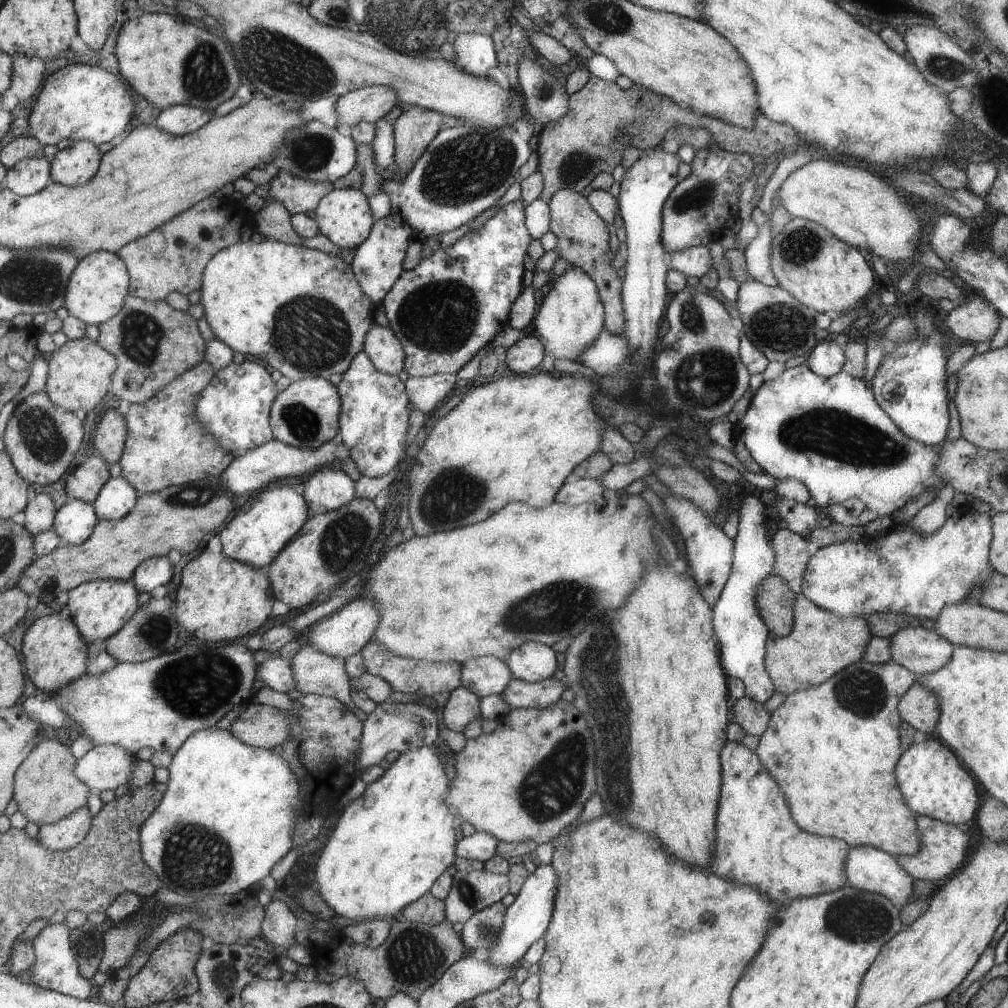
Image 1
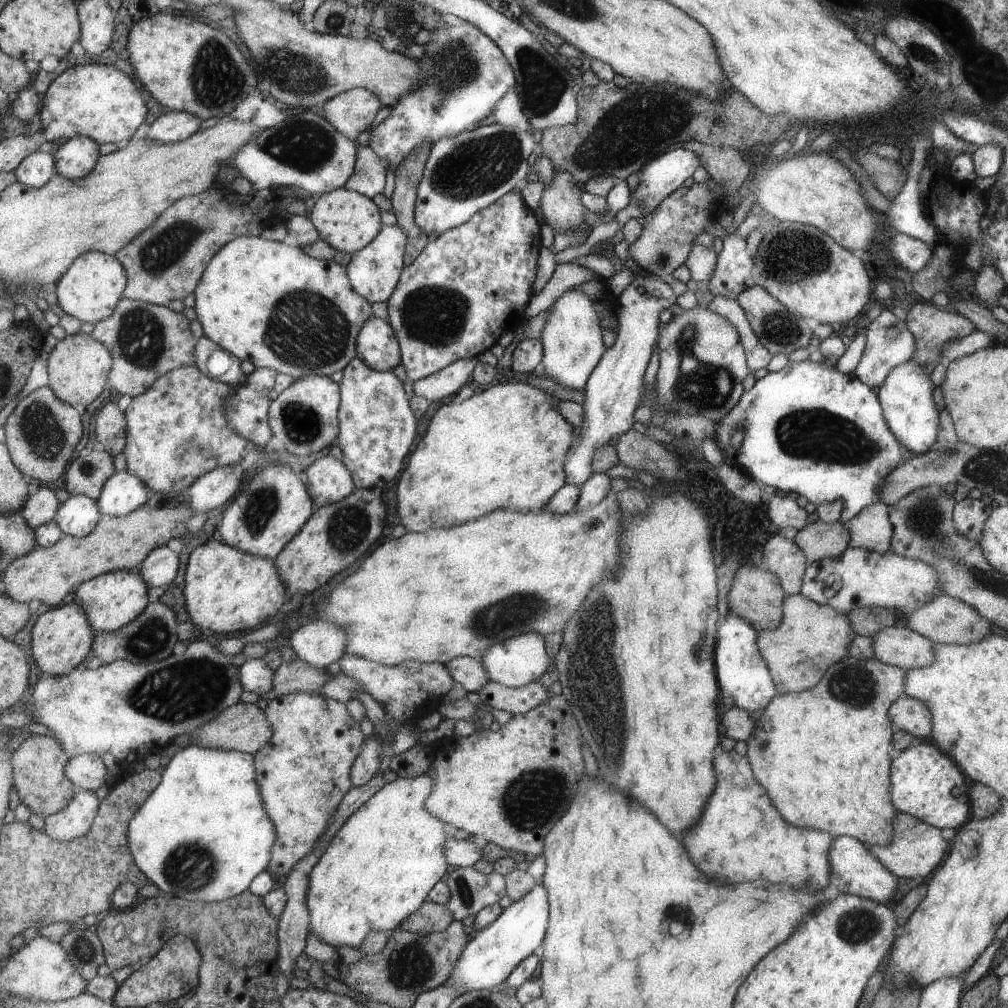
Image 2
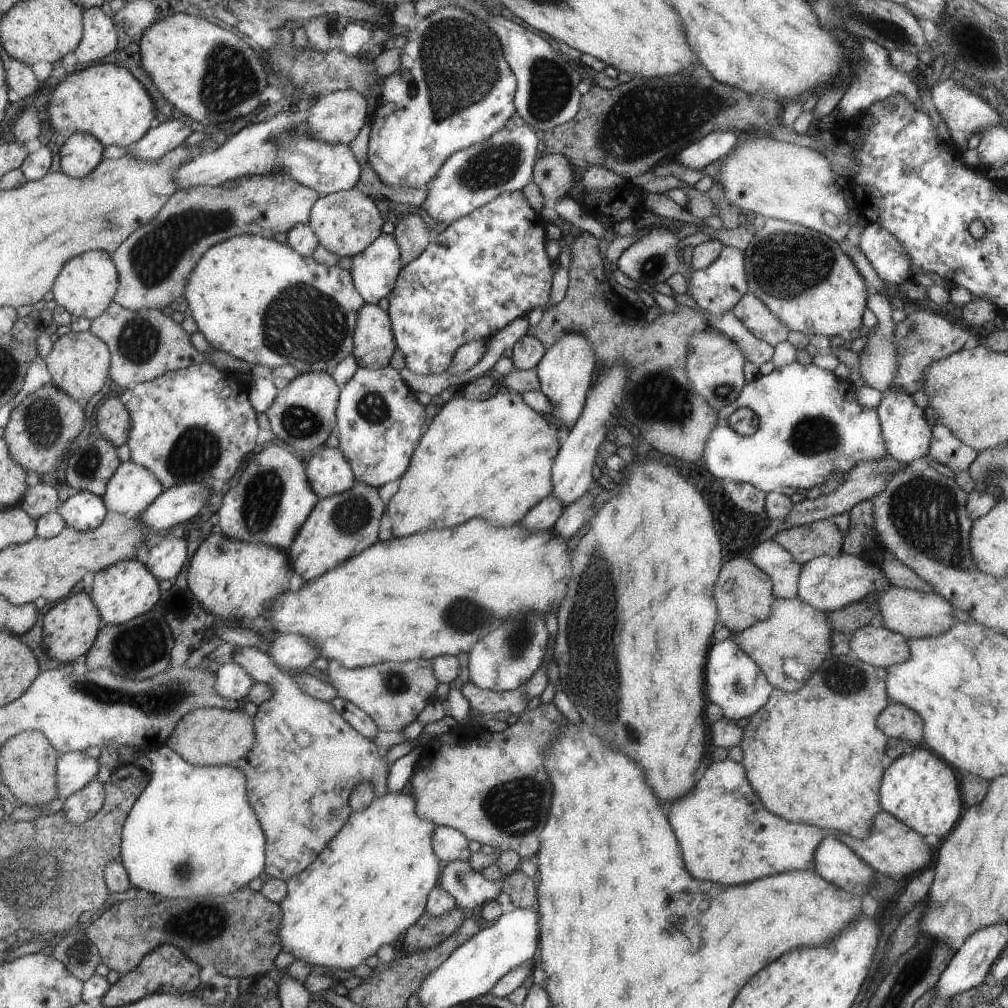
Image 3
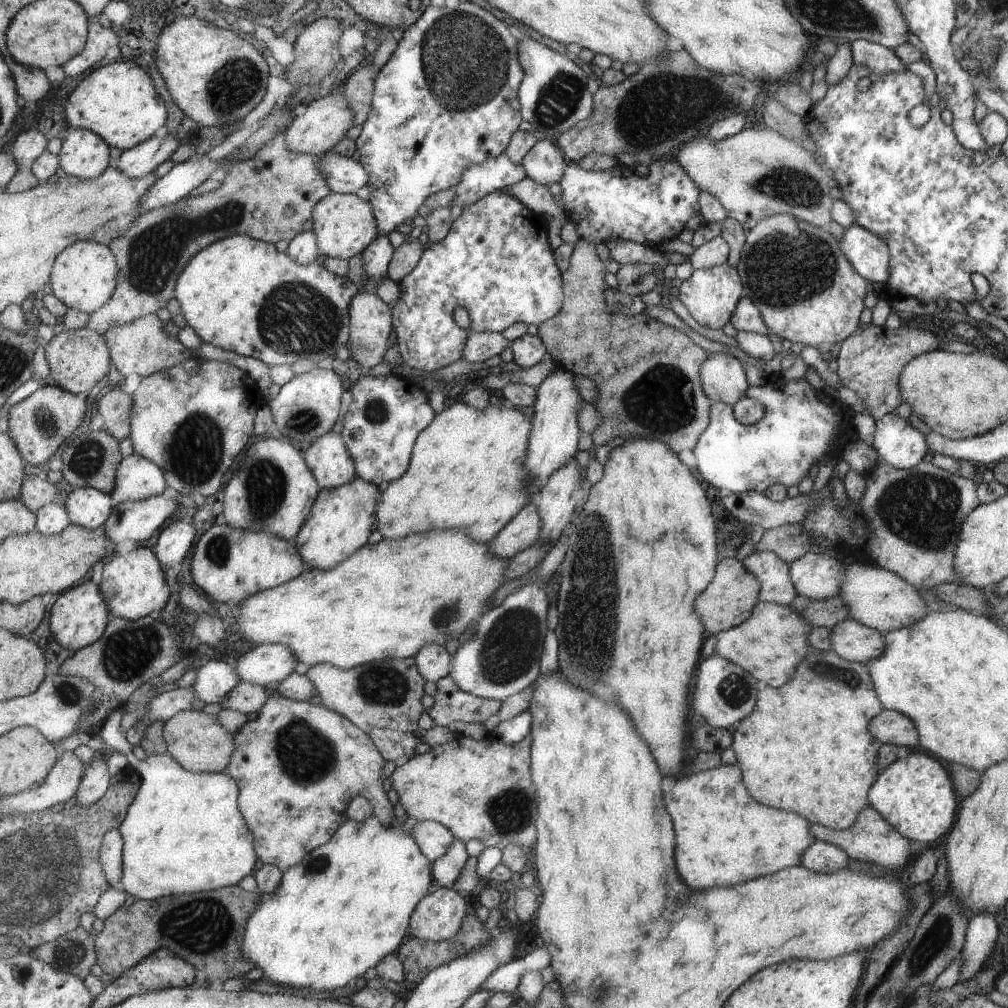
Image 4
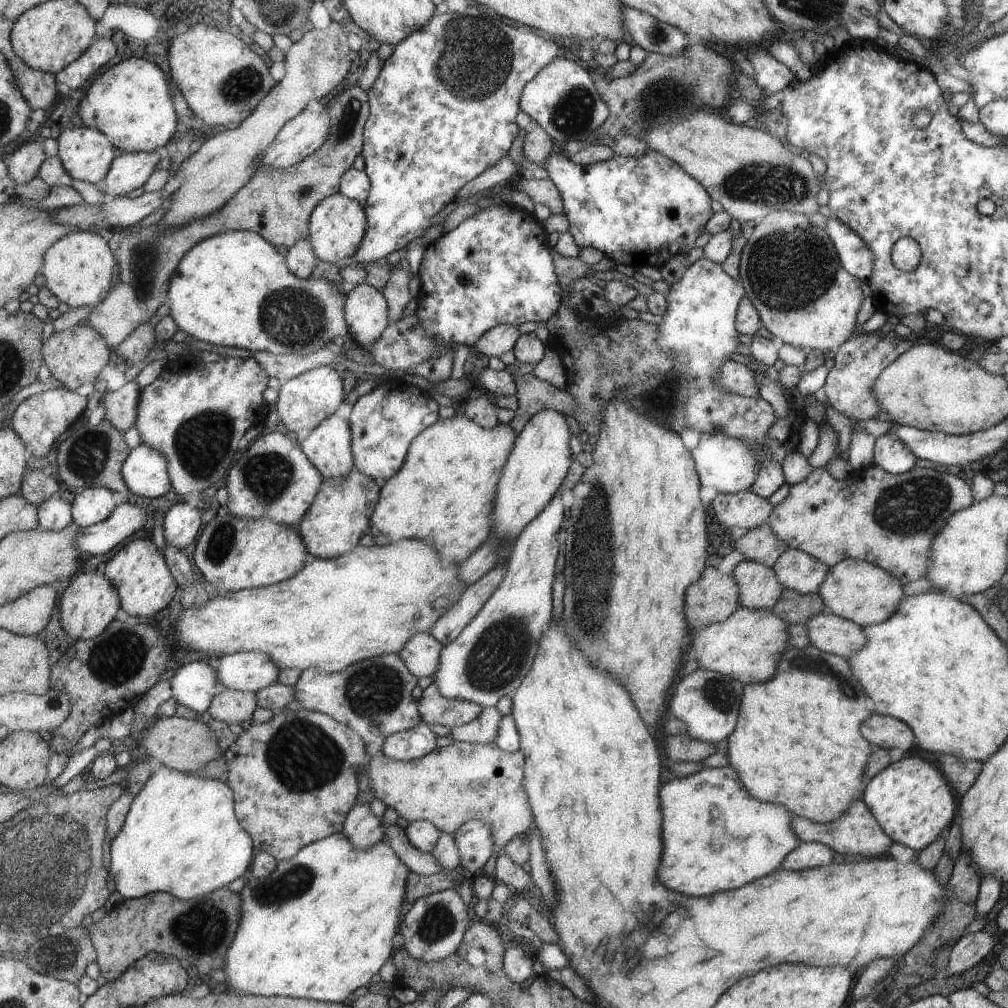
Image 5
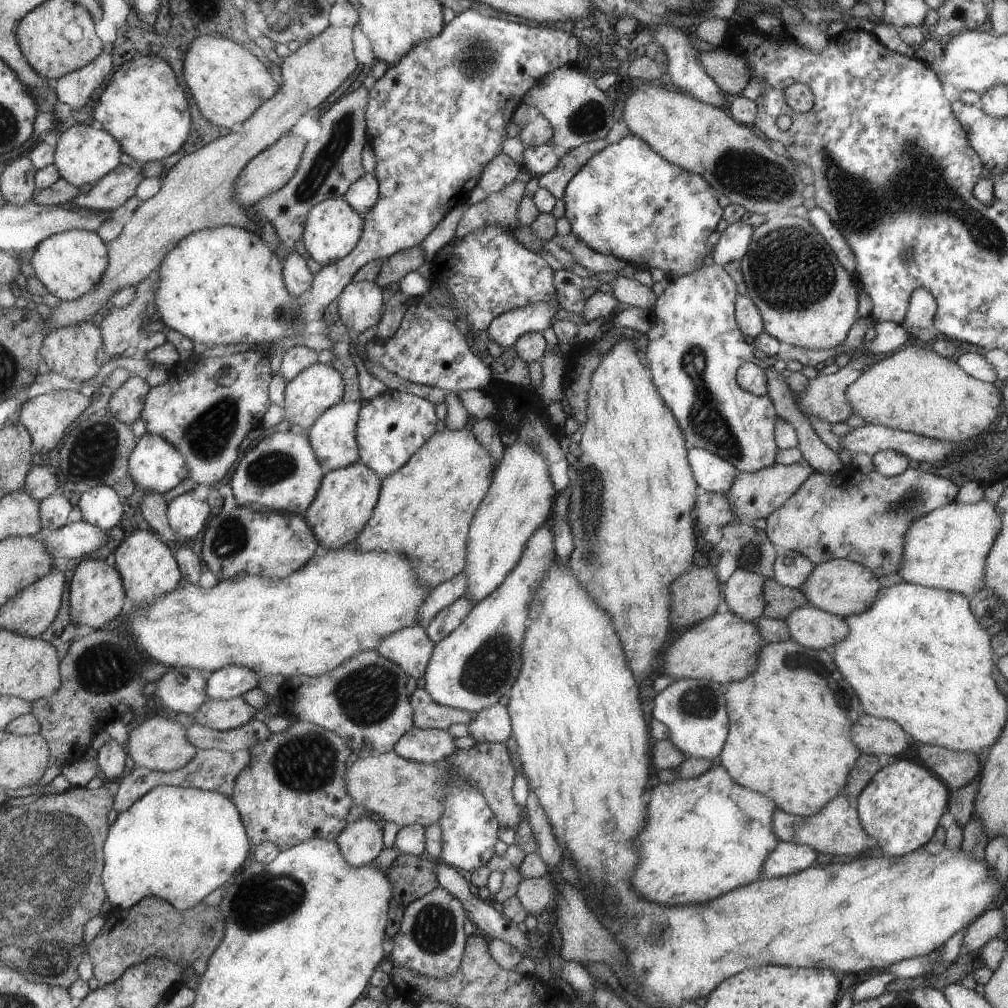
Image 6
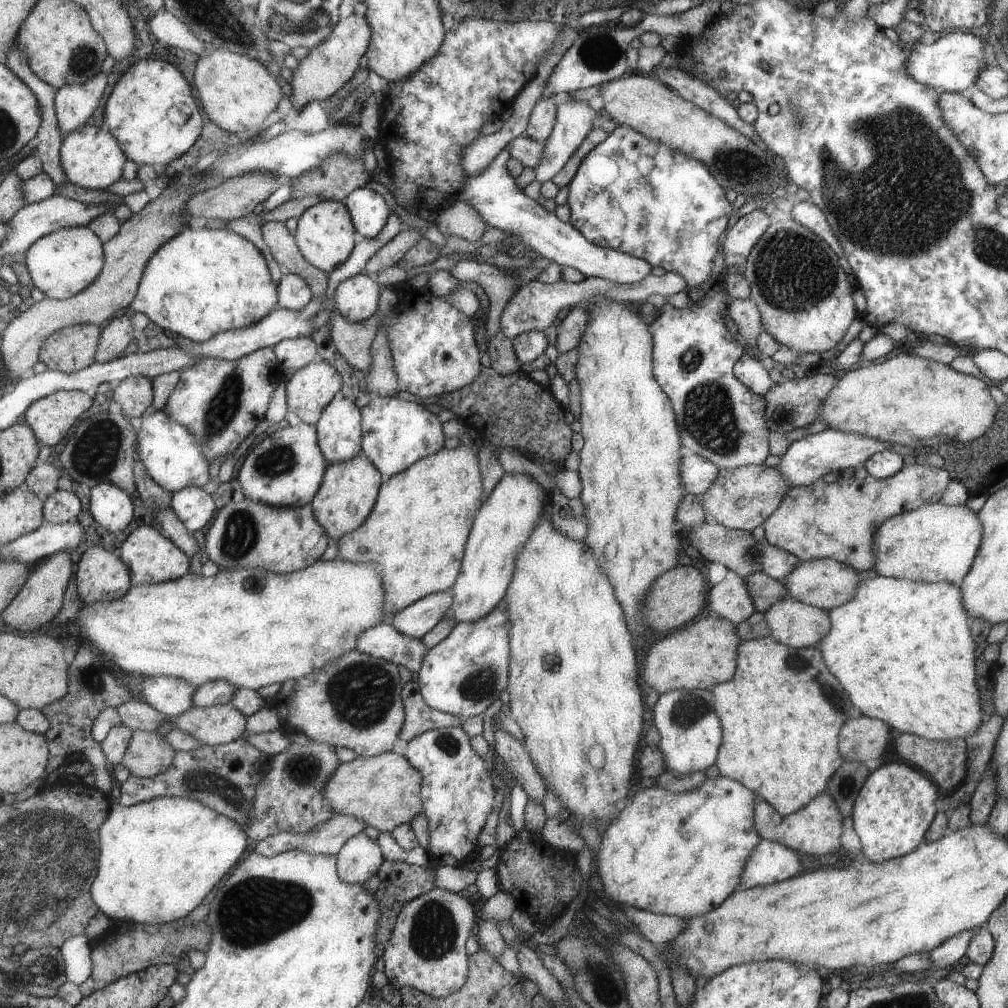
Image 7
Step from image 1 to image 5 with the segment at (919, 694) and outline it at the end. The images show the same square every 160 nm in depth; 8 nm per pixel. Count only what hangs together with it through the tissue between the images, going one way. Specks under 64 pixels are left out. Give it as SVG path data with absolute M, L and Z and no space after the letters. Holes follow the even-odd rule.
M874 712L861 723L861 736L869 741L869 744L882 749L893 747L899 750L907 750L913 744L912 729L902 720Z

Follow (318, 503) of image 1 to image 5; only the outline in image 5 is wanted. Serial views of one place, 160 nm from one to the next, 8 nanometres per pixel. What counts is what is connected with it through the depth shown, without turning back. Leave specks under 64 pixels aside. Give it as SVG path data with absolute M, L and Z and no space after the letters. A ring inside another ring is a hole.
M329 416L301 442L301 448L327 478L344 477L356 466L349 416Z

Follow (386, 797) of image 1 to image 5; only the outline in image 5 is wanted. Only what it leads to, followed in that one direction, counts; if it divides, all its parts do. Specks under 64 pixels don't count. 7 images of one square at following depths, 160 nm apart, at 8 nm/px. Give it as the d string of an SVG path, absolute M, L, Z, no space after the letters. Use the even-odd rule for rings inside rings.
M343 832L332 834L324 839L307 845L302 848L293 858L278 863L278 867L271 876L253 878L247 876L248 882L241 890L243 896L242 919L236 939L228 950L225 974L225 984L229 986L228 993L240 995L263 995L263 996L284 996L299 997L300 999L313 999L318 1001L329 1001L330 1003L351 1002L352 994L371 982L371 978L385 966L385 962L391 956L391 938L397 932L399 922L399 910L406 891L406 880L410 870L405 866L404 861L393 852L389 843L384 839L376 842L371 848L355 848L352 840Z

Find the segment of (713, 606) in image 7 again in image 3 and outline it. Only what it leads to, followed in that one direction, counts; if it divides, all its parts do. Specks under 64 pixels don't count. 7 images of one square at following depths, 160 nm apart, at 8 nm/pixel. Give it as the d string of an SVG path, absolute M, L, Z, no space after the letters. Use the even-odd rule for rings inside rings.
M767 539L766 541L761 541L757 546L753 547L753 550L749 552L748 559L752 561L754 565L757 565L757 568L760 568L764 573L768 573L771 577L772 592L776 597L784 599L792 599L796 597L800 564L796 561L788 549L784 549L773 539Z

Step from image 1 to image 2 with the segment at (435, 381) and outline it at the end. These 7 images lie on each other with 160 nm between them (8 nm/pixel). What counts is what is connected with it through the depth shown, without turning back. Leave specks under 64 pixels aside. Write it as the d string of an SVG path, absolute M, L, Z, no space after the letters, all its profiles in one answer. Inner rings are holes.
M475 357L454 360L447 367L413 382L412 391L429 402L441 400L457 391L465 393L465 382L477 361Z

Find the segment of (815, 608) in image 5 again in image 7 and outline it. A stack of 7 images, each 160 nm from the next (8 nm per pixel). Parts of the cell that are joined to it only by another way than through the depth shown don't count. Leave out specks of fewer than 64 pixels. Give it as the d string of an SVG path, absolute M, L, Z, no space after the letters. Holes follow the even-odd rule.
M763 571L748 574L743 578L755 610L764 613L775 601L787 596L783 582L779 582Z

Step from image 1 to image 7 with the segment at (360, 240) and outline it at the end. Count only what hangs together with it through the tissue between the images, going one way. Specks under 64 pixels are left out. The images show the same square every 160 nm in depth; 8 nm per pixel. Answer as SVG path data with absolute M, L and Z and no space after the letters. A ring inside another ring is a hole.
M329 199L308 208L298 220L296 242L307 262L324 272L331 273L341 266L355 250L360 238L353 224L352 214L340 201Z

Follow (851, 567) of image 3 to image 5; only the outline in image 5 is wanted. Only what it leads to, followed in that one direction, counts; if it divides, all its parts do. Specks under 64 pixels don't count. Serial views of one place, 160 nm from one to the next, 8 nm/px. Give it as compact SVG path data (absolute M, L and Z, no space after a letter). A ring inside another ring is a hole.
M785 549L773 563L777 580L785 589L815 593L827 578L828 565L797 549Z

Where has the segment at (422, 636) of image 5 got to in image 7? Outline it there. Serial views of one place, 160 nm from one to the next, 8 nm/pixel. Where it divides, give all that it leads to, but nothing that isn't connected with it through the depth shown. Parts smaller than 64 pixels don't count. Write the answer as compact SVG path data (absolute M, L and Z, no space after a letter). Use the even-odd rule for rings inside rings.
M390 622L381 623L361 634L356 648L397 666L405 666L410 672L418 672L428 651L422 639L401 634Z

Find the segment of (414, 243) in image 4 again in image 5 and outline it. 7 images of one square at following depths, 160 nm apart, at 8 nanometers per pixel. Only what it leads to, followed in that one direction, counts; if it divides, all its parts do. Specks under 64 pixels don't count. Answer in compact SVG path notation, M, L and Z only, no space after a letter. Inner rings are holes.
M398 265L389 273L387 286L383 290L389 305L389 324L401 318L405 305L411 299L408 289L410 278L410 274Z

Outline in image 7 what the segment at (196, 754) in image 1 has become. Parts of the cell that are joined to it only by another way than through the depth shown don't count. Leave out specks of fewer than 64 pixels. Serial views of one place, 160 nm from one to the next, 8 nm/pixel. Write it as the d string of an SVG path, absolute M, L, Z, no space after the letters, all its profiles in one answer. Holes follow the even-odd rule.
M157 797L130 807L126 807L118 802L111 805L110 815L100 828L101 854L100 867L96 878L96 883L92 888L93 898L96 900L97 906L109 918L114 920L124 920L125 923L147 923L147 924L163 924L171 921L181 921L187 918L195 908L197 908L205 896L223 880L225 874L229 874L229 870L239 862L239 858L245 854L247 848L247 836L245 828L243 828L236 820L218 813L204 802L197 799L188 799L185 797Z

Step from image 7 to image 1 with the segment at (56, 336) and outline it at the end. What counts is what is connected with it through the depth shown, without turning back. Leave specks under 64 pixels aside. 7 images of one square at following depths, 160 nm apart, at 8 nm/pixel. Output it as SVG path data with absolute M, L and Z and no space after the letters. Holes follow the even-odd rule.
M83 337L81 340L69 339L52 353L48 363L49 373L45 390L48 391L51 400L57 406L63 407L72 413L79 412L79 410L86 413L91 412L93 408L97 408L103 402L103 398L107 396L109 384L113 384L112 378L118 369L117 357L112 352L104 349L96 340L91 340L88 337Z

